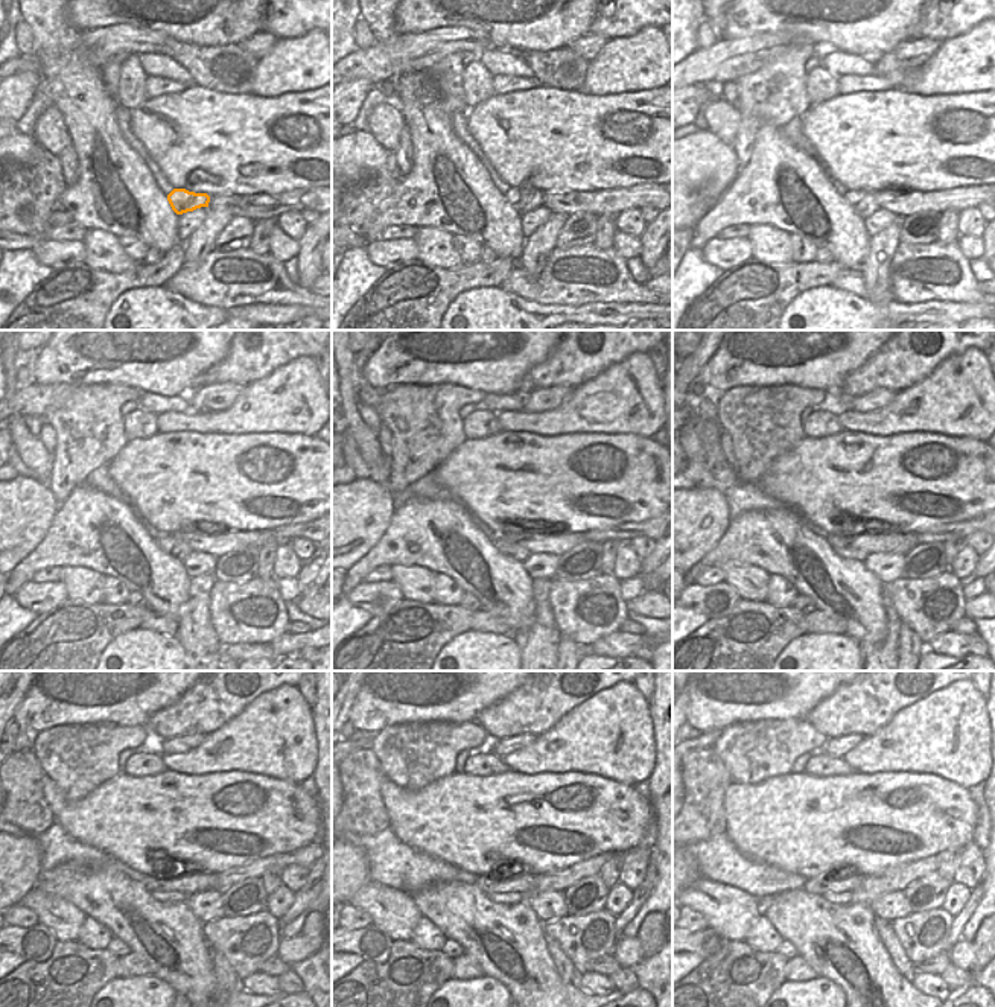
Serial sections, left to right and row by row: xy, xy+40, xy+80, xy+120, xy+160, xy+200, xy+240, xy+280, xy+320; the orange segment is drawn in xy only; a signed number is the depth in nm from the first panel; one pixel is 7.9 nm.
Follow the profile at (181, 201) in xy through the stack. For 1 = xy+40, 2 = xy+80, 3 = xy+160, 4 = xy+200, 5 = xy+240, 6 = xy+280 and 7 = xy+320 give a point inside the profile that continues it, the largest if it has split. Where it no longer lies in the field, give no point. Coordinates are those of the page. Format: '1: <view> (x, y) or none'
1: xy+40 (524, 201)
2: xy+80 (864, 204)
3: xy+160 (518, 552)
4: xy+200 (845, 552)
5: xy+240 (165, 896)
6: xy+280 (499, 898)
7: xy+320 (832, 896)

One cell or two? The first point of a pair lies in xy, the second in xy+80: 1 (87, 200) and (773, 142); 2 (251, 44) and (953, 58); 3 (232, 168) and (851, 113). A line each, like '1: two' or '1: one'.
1: one
2: two
3: one

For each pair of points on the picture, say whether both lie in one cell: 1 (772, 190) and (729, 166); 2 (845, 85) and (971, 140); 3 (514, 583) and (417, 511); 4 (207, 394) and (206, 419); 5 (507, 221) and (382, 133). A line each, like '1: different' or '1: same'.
1: different
2: different
3: same
4: different
5: different

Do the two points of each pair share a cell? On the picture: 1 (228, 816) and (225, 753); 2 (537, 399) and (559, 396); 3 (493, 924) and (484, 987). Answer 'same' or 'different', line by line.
1: different
2: same
3: different

